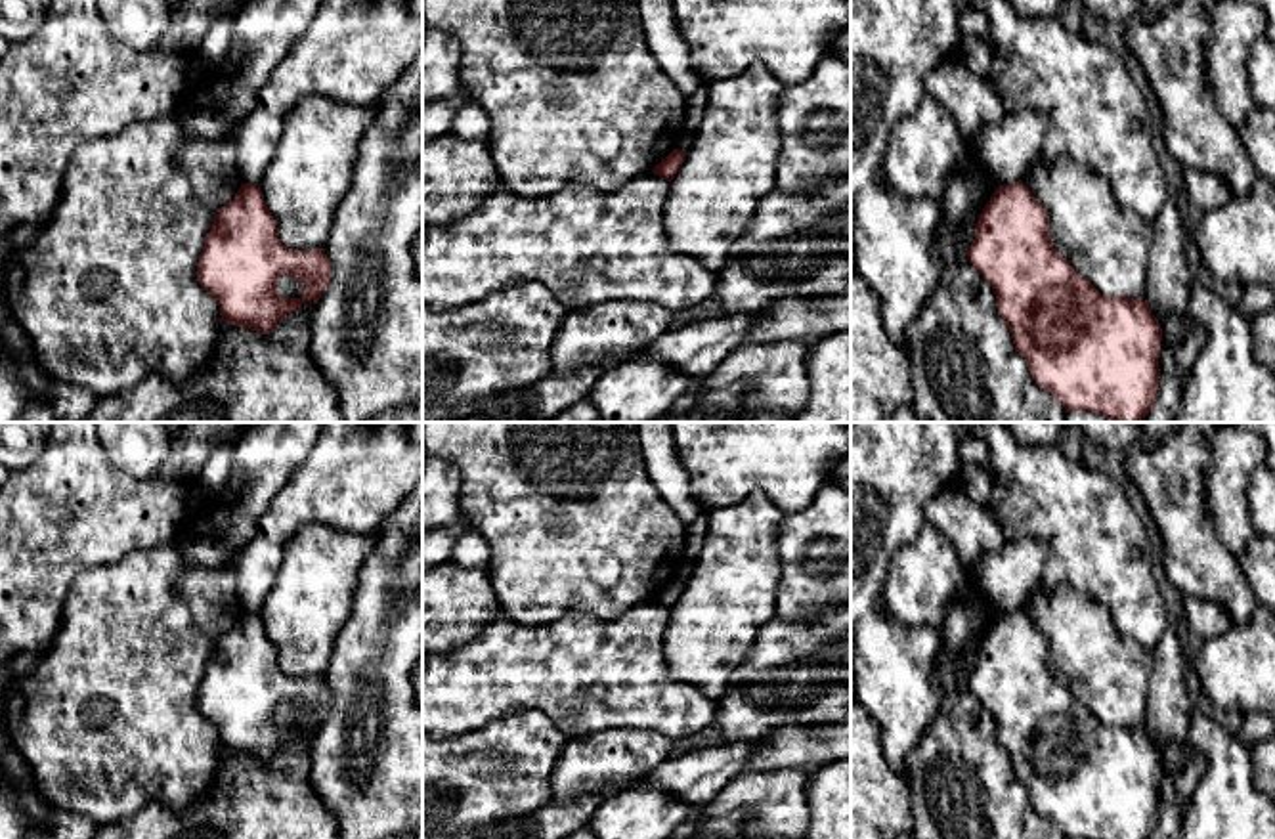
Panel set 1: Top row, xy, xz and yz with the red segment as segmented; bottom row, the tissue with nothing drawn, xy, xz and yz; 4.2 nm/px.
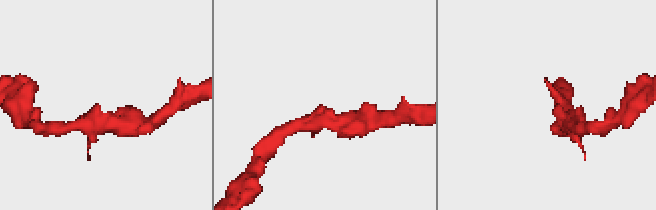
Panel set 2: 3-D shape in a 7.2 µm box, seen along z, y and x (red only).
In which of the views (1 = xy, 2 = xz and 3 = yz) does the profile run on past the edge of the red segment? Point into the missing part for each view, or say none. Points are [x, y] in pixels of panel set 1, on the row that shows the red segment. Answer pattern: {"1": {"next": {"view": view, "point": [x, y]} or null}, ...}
{"1": {"next": null}, "2": {"next": null}, "3": {"next": null}}

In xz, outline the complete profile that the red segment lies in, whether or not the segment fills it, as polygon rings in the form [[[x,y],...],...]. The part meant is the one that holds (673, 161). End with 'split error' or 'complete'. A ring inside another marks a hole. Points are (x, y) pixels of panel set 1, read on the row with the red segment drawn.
[[[677,147],[665,157],[661,159],[659,164],[654,166],[654,174],[671,182],[675,178],[675,174],[679,172],[679,168],[684,162],[686,153],[681,153]]] | complete

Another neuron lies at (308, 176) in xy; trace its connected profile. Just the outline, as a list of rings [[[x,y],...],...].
[[[310,96],[287,115],[275,153],[260,180],[285,247],[325,247],[336,206],[350,189],[359,141],[375,113],[377,107]]]

